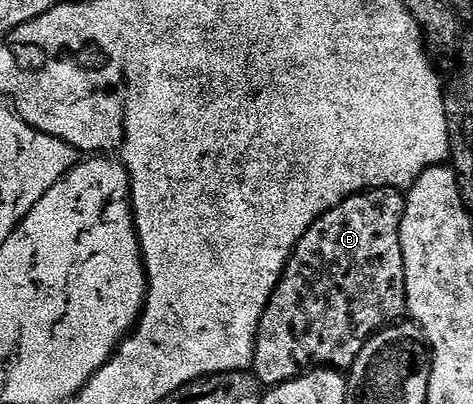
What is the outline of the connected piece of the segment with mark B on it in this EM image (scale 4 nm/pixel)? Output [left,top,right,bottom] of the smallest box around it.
[252,188,407,388]

